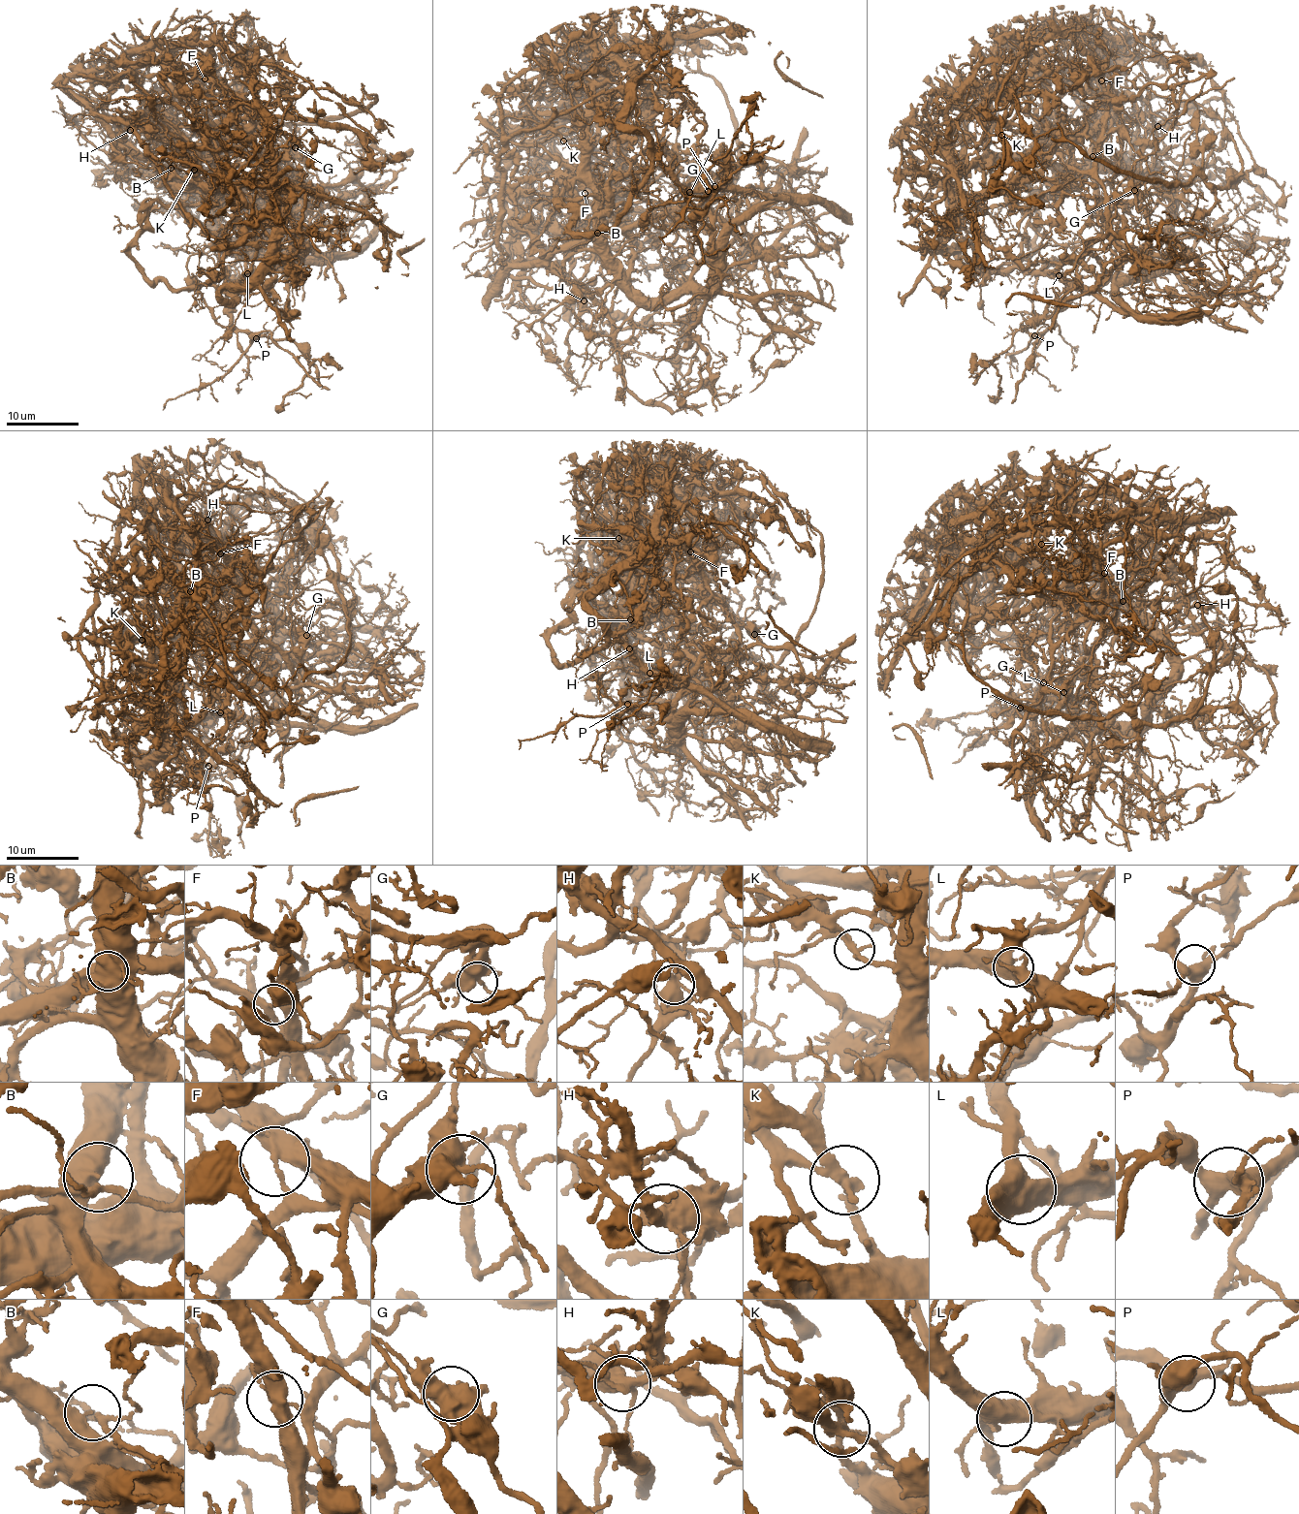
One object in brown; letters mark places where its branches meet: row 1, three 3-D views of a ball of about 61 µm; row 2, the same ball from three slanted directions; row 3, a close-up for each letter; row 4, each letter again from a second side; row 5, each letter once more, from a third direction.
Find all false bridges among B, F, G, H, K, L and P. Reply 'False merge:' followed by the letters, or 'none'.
False merge: B, F, H, K

